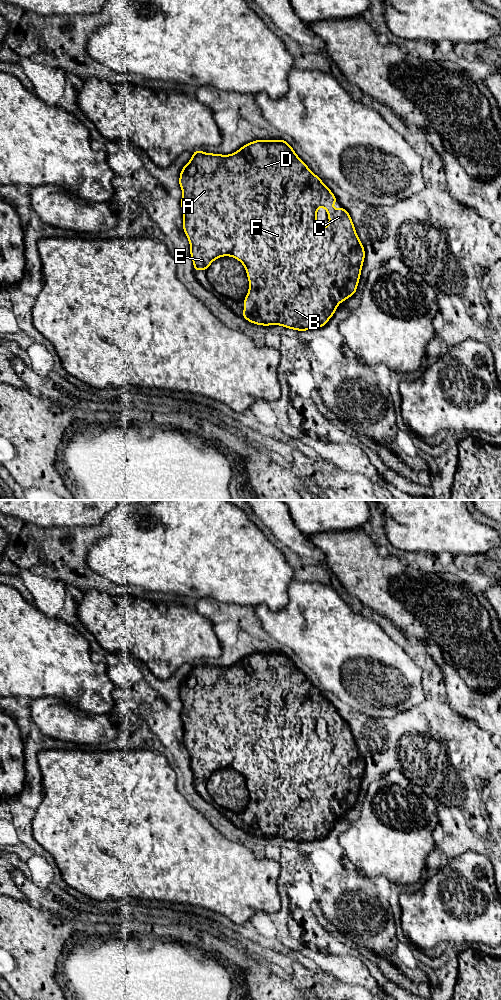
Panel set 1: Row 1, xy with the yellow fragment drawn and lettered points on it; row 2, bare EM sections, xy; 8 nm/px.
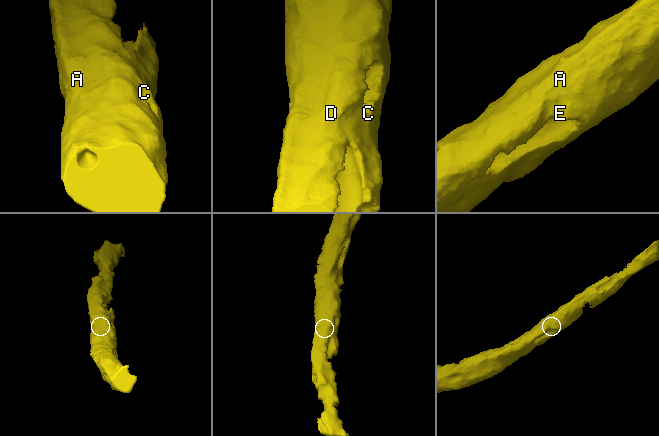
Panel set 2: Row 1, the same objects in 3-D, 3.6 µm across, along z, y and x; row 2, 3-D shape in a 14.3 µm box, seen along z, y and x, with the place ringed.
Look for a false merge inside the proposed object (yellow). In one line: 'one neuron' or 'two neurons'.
one neuron

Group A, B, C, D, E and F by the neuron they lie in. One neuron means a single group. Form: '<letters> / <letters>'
A B C D E F

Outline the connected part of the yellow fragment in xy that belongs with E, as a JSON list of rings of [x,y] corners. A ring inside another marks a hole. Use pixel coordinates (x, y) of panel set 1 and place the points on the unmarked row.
[[[285,651],[252,653],[230,667],[204,665],[202,662],[194,663],[190,673],[181,682],[179,697],[183,704],[180,713],[183,722],[183,742],[190,754],[190,767],[195,784],[207,782],[215,771],[222,768],[238,771],[246,780],[249,792],[248,806],[243,813],[244,824],[241,827],[249,834],[263,838],[280,837],[298,843],[323,839],[334,827],[337,818],[355,806],[365,771],[365,762],[357,748],[349,724],[342,719],[332,721],[332,716],[338,715],[335,707],[296,667]],[[318,719],[324,719],[328,725],[329,737],[325,740],[318,736],[316,730]]]

